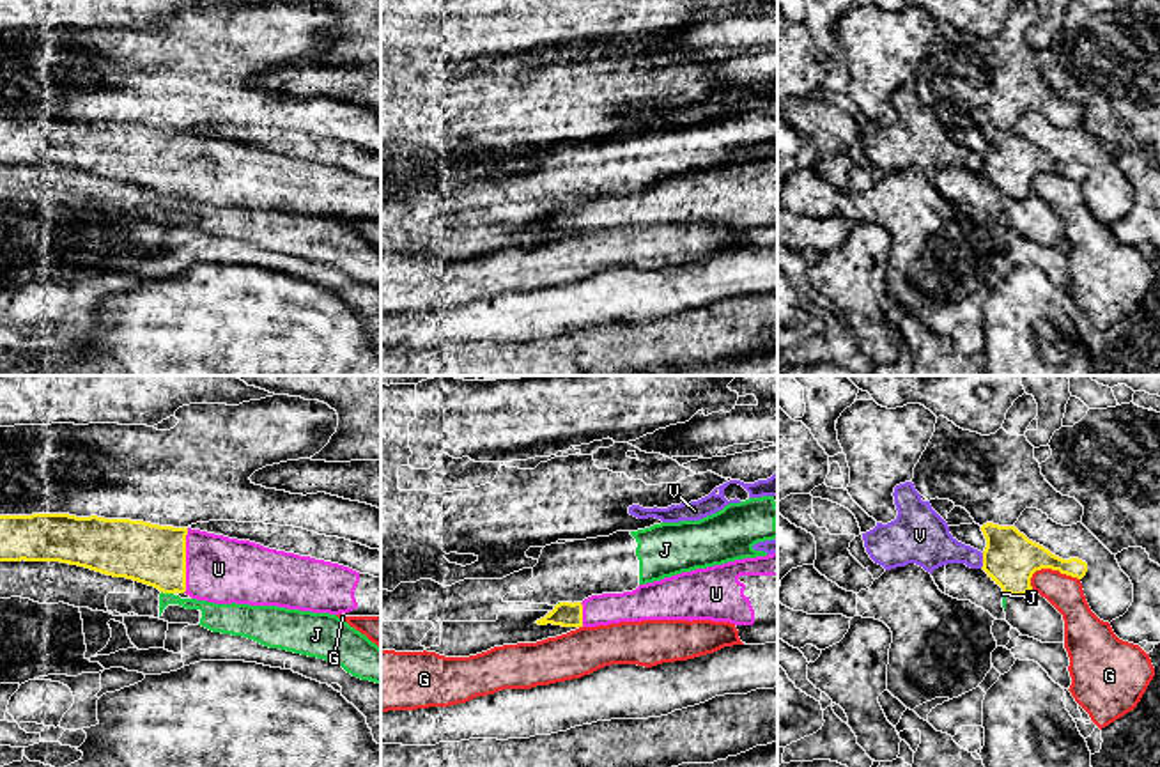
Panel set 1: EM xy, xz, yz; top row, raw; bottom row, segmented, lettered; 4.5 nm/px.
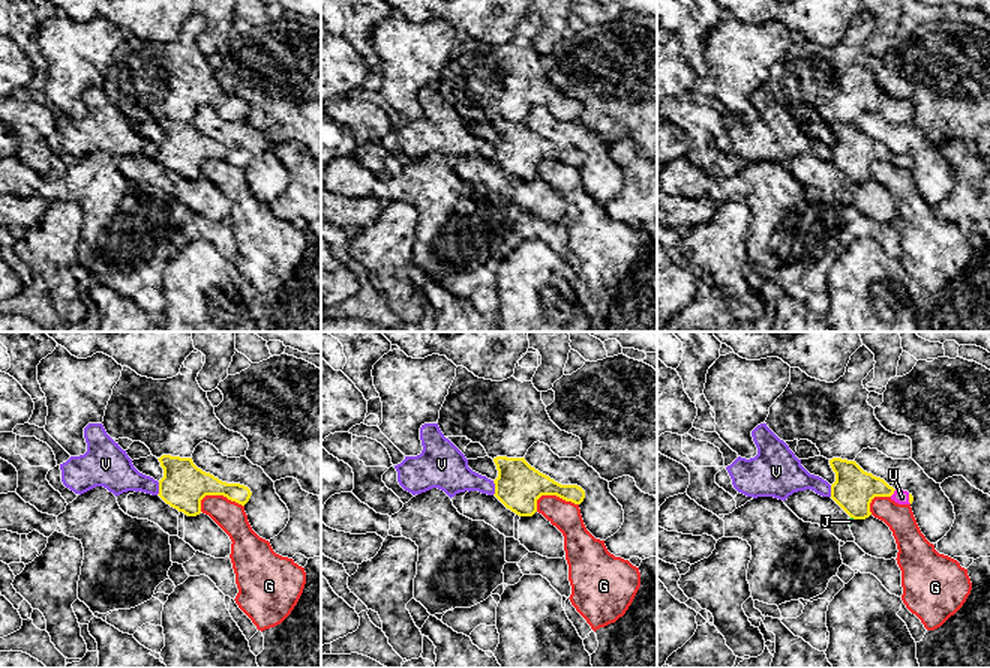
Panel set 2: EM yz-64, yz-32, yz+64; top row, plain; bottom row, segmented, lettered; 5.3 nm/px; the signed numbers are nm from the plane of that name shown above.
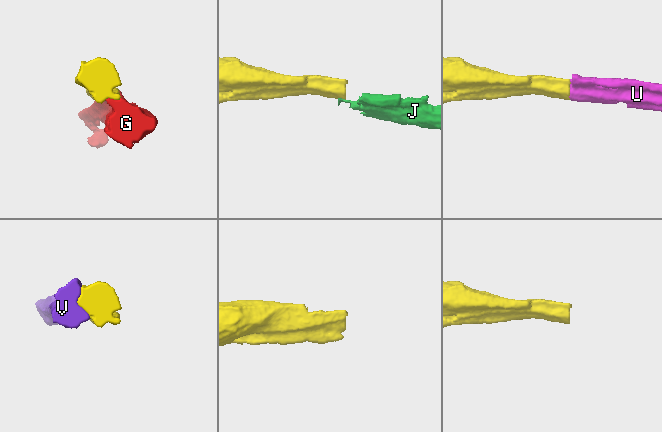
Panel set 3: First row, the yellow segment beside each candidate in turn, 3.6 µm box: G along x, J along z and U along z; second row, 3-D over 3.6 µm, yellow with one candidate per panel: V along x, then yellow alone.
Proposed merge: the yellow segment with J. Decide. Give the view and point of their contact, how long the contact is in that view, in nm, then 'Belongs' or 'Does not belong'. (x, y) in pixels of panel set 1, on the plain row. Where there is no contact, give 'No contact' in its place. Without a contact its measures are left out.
Touches yellow at xy (167, 195). Shared border 60 nm. Does not belong

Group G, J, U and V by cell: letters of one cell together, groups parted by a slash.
G / J / U / V

